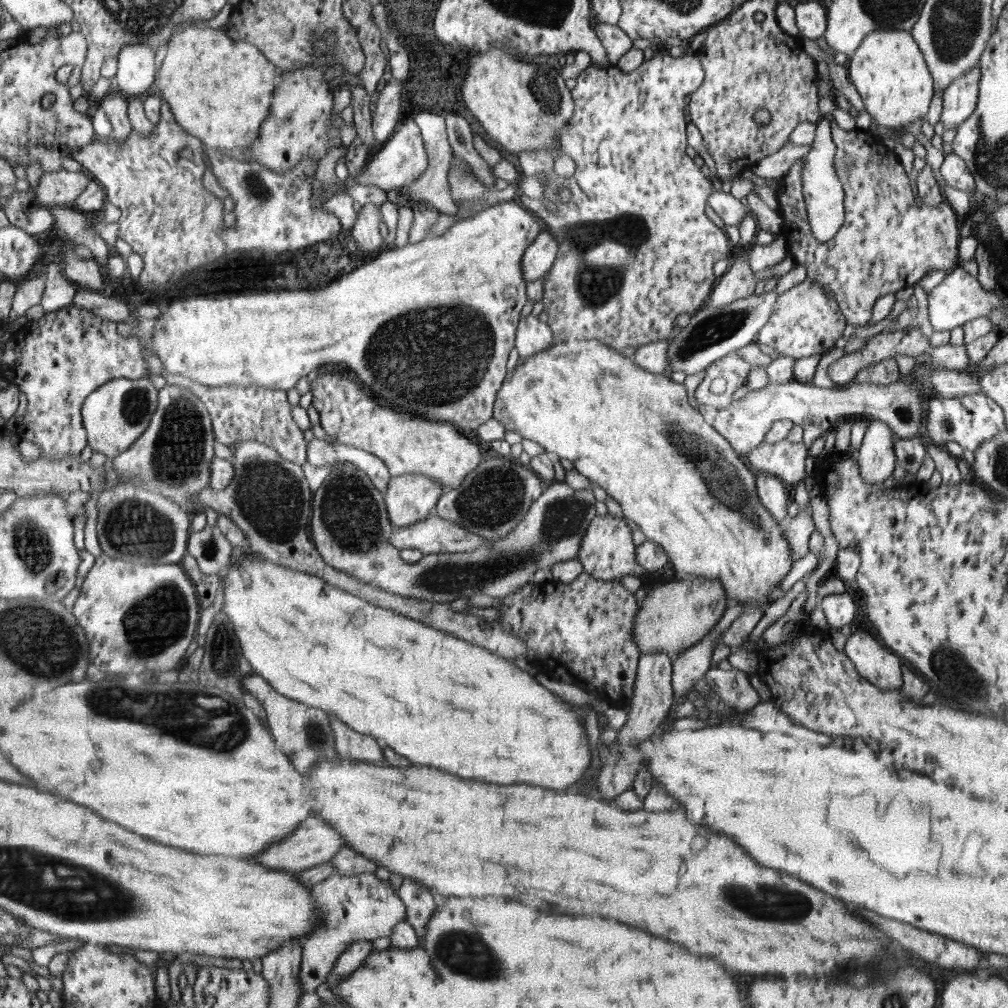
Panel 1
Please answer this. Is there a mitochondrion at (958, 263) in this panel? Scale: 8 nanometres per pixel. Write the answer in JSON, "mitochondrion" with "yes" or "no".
{"mitochondrion":"no"}

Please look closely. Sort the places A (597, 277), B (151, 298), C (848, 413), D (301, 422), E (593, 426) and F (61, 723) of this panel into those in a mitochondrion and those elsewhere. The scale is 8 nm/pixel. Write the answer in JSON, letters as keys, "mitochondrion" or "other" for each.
{"A":"mitochondrion","B":"other","C":"other","D":"other","E":"other","F":"other"}

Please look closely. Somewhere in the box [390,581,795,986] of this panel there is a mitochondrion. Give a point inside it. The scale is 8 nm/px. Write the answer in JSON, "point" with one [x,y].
{"point":[466,954]}

